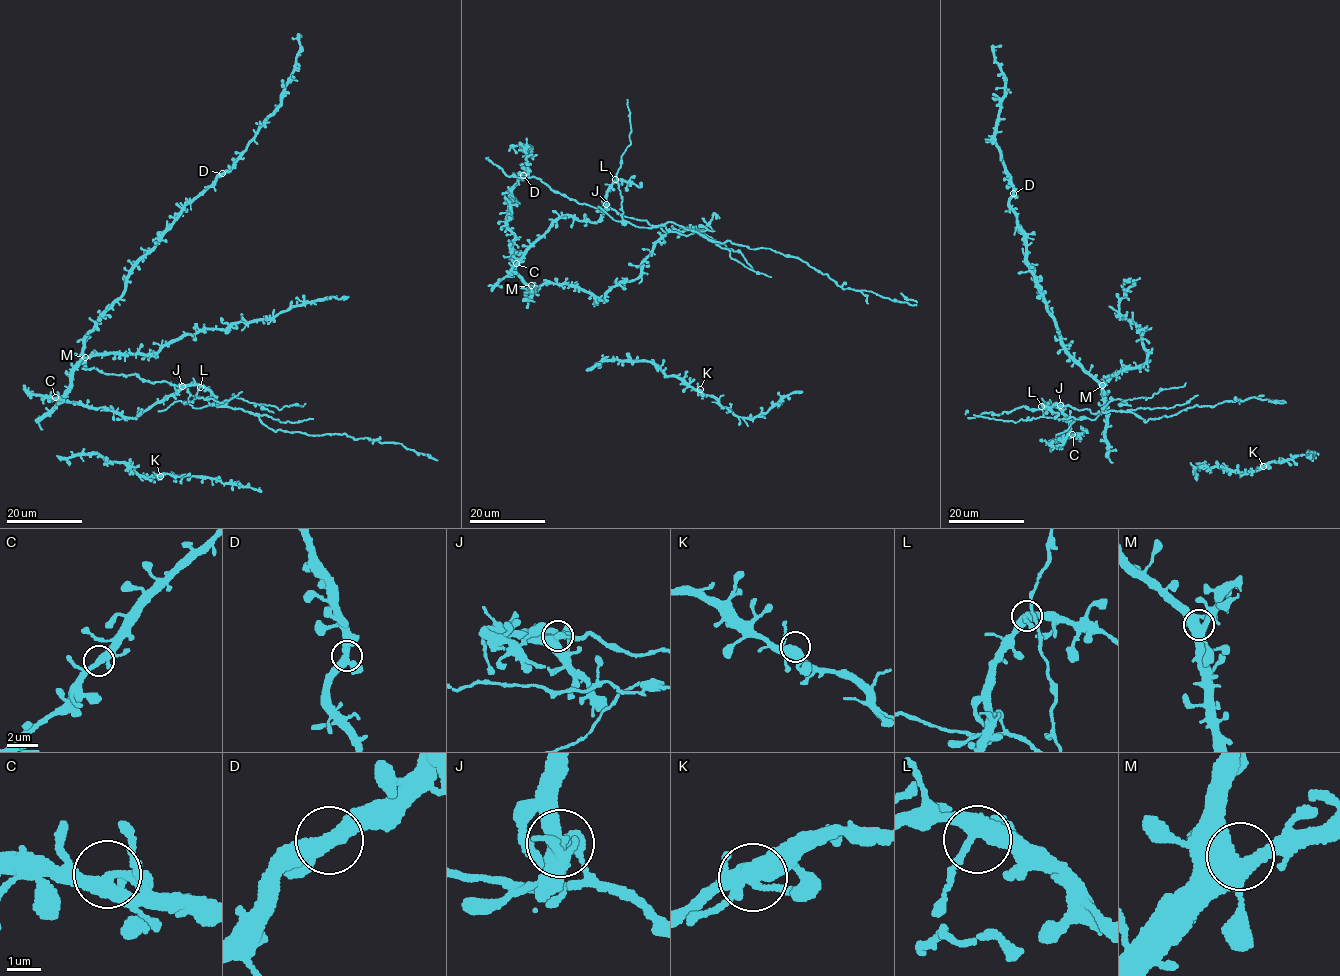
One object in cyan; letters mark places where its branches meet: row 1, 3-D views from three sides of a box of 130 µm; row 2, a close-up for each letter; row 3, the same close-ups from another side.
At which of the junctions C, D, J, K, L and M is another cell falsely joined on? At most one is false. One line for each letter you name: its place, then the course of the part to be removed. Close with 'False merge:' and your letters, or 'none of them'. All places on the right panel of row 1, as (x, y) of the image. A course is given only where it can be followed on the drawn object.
J: Place: (1060, 405). Course of the part to remove: (1060, 405), (1093, 413), (1130, 411), (1145, 422), (1197, 405), (1211, 406), (1254, 396), (1284, 403)
False merge: J

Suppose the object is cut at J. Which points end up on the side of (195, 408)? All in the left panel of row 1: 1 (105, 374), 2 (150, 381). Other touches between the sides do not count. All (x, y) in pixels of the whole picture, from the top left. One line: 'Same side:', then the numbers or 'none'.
Same side: 1, 2

